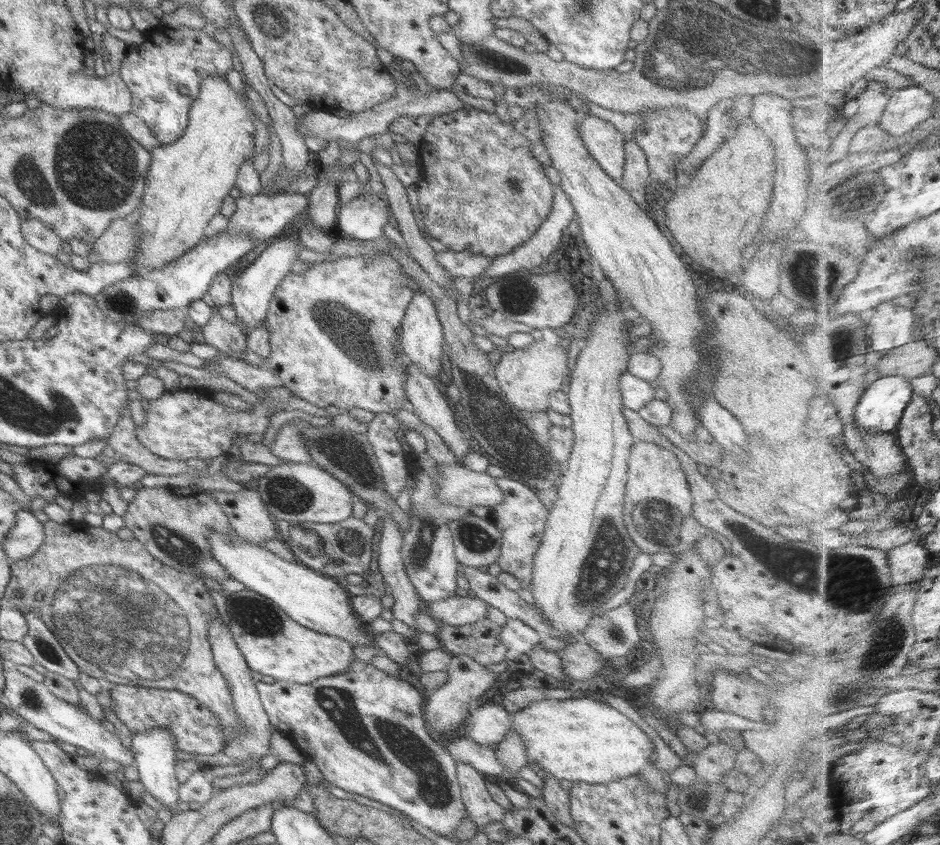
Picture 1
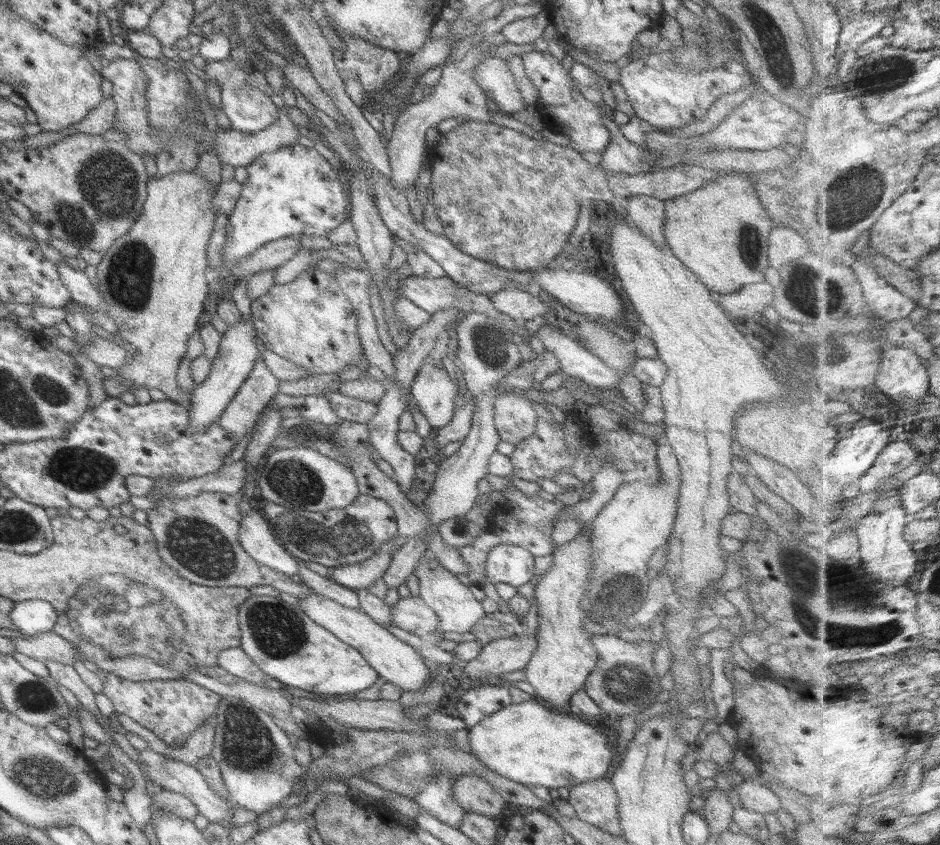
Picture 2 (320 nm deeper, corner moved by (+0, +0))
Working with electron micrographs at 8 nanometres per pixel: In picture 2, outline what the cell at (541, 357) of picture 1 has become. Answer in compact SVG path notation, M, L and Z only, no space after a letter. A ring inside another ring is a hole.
M509 391L495 397L492 423L500 442L509 442L515 446L533 434L538 418L532 404L529 394L521 397Z

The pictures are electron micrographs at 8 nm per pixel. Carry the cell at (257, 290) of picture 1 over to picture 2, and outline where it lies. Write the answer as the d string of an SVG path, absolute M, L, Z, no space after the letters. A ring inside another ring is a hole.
M241 318L237 324L227 326L221 335L216 357L210 362L209 372L201 384L194 385L190 392L188 406L185 407L188 412L188 428L192 432L201 434L212 422L217 422L223 409L247 378L253 363L259 358L255 343L253 343L254 335L252 321L245 322L245 319Z

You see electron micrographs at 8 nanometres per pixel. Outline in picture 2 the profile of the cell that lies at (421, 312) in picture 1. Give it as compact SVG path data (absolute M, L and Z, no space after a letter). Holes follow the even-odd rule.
M427 358L422 363L408 392L432 431L450 421L458 400L457 385L449 379L439 360Z

